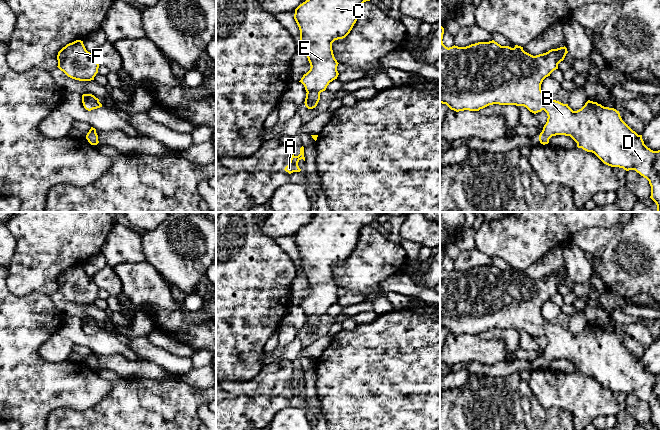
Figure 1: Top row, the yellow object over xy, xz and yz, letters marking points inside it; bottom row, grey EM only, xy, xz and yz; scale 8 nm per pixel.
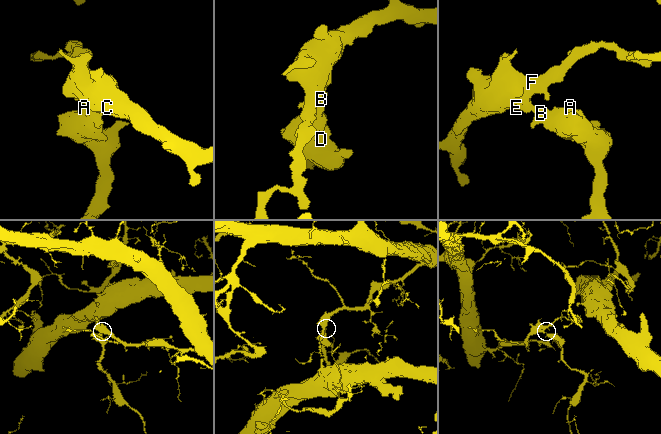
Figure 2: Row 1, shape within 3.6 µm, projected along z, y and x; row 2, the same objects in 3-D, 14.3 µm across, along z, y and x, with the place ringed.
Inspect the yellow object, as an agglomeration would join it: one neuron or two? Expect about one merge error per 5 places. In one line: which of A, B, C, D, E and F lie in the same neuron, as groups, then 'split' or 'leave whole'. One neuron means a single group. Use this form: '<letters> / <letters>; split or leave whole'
A B C D E F; leave whole

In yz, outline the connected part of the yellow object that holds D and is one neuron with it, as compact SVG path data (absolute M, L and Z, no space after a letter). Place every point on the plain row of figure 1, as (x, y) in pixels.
M440 250L440 327L446 328L456 336L464 334L479 335L493 328L524 330L534 338L544 334L548 342L539 359L541 368L548 368L552 360L570 360L577 367L578 372L594 377L604 388L623 392L626 395L635 394L646 402L651 410L650 422L657 430L660 430L660 374L653 375L648 372L644 368L642 359L638 359L622 344L619 335L590 324L581 333L573 335L568 328L544 320L541 308L546 301L558 293L558 288L564 284L568 277L565 270L551 273L536 280L525 276L521 270L515 269L514 272L501 270L494 264L478 266L466 271L454 269L448 272L443 268L443 258L444 252Z

